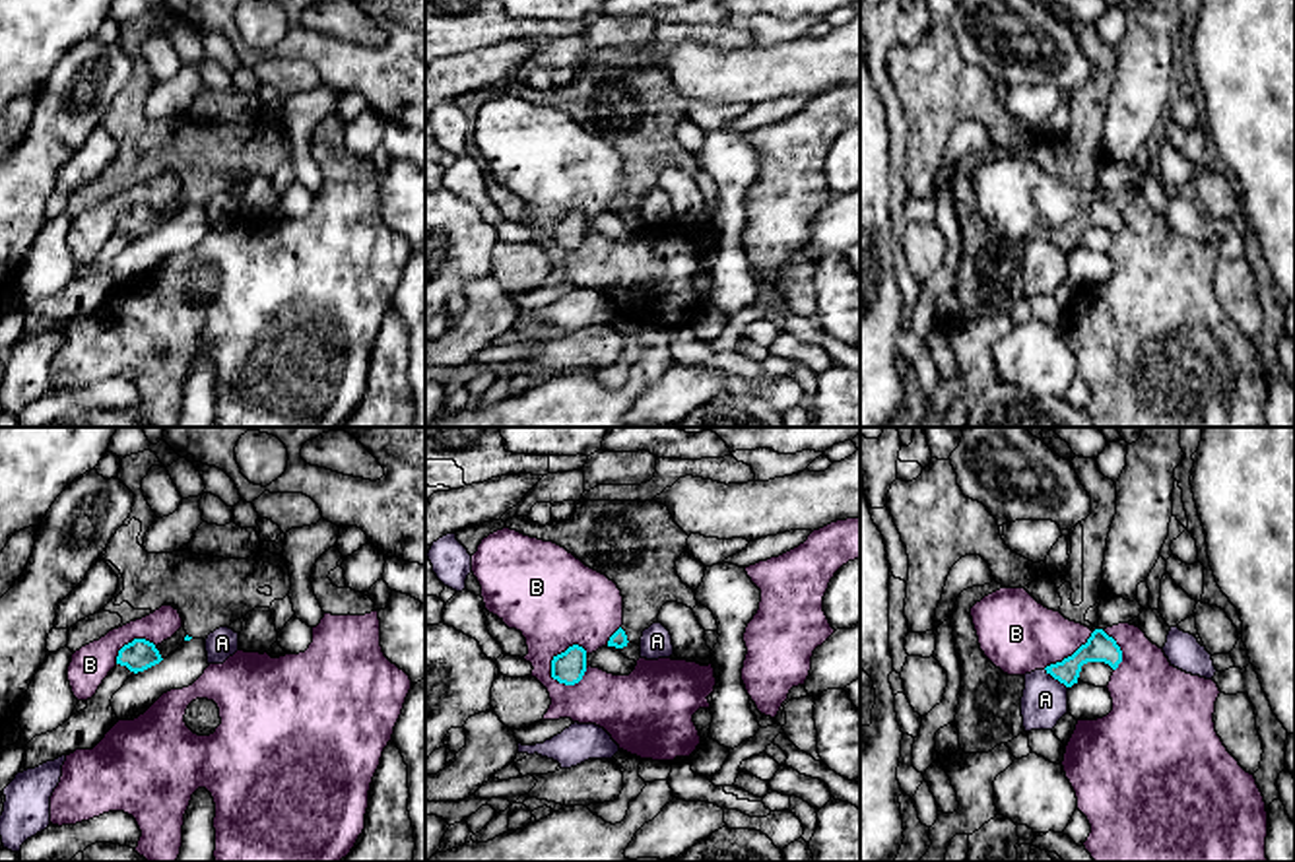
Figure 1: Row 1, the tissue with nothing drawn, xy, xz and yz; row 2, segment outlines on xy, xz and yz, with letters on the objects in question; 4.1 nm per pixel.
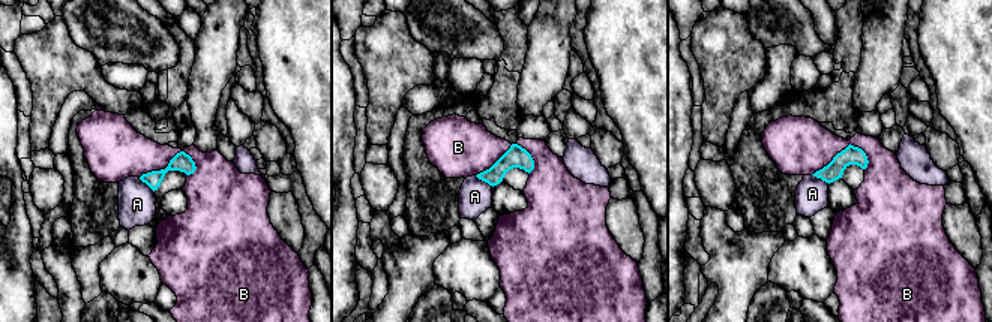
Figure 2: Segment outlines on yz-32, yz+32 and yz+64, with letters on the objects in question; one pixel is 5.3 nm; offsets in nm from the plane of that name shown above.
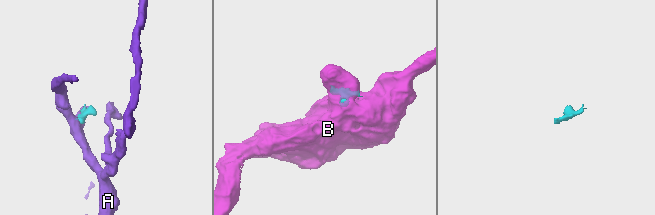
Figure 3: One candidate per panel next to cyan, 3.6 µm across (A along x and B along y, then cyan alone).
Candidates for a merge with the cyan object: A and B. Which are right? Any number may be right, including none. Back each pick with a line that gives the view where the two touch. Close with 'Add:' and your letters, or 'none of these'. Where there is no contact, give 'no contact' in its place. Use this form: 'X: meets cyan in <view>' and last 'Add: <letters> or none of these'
Add: none of these

